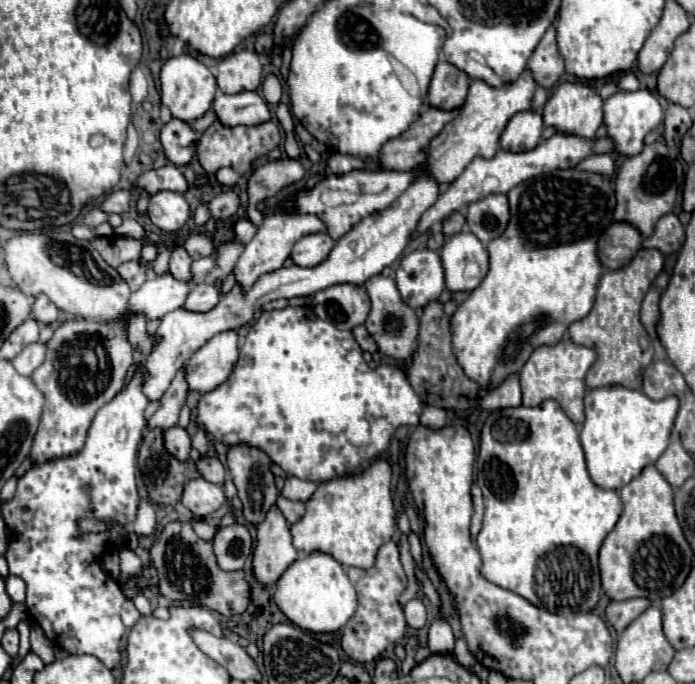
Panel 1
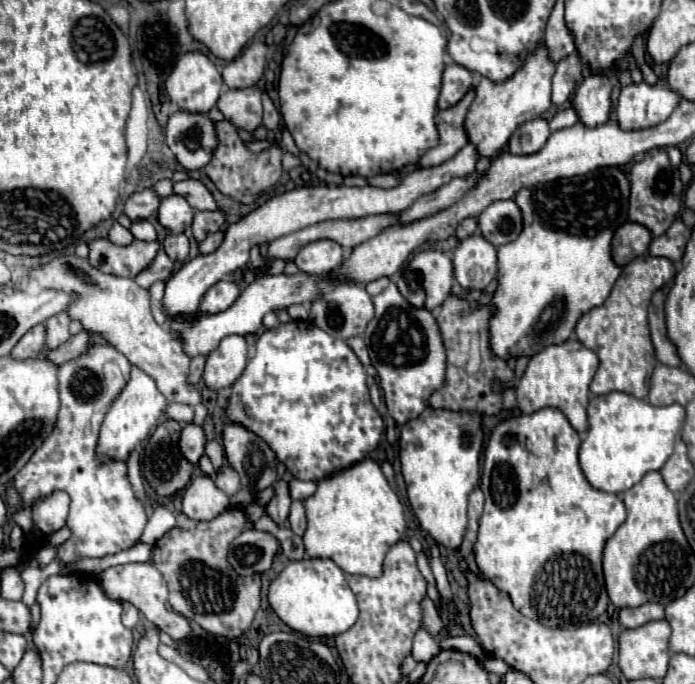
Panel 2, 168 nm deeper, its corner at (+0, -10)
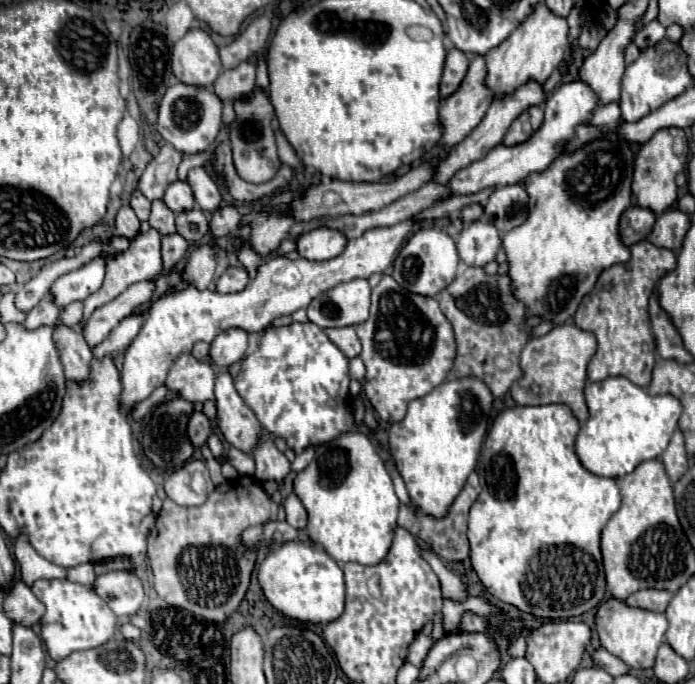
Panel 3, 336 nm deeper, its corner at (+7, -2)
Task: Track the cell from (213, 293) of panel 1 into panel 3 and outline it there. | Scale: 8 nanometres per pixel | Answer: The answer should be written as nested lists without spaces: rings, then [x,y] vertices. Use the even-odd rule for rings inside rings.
[[[235,266],[235,268],[227,268],[215,282],[215,290],[221,294],[227,292],[239,292],[247,286],[249,278],[247,278],[247,270],[243,266]]]

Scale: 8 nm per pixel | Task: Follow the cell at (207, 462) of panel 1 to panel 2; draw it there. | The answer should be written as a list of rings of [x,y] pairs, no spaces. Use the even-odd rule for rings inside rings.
[[[224,464],[220,470],[218,470],[218,476],[216,476],[216,486],[220,490],[224,490],[228,496],[234,496],[242,486],[240,486],[240,478],[238,478],[238,472],[230,466],[230,464]]]

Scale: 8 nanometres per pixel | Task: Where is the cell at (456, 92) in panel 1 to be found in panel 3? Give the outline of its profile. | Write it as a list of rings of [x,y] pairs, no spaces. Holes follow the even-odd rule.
[[[461,50],[447,52],[445,68],[443,68],[443,78],[441,78],[441,98],[451,96],[459,88],[461,80],[467,74],[467,68],[469,68],[467,54],[463,54]]]

